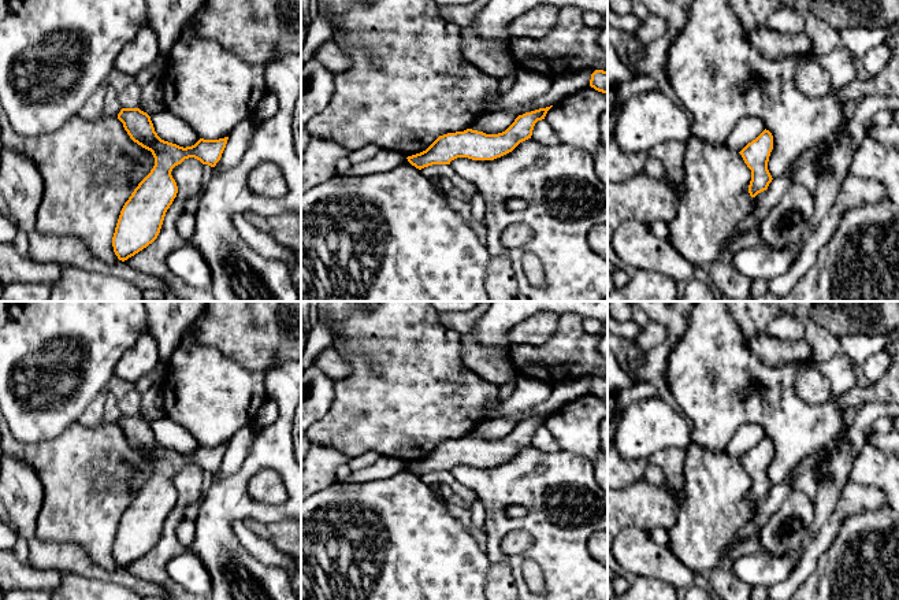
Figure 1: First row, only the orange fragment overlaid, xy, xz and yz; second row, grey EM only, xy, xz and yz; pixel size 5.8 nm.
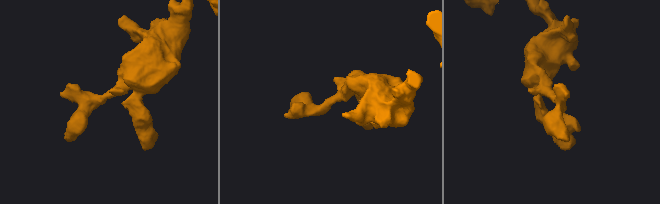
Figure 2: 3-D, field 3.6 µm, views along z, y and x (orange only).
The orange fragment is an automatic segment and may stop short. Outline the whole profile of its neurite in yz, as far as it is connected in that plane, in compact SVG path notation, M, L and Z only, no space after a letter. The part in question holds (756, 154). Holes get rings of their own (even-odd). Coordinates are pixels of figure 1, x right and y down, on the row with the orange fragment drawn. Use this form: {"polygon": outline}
{"polygon": "M765 129L755 140L748 142L739 152L747 167L751 170L751 181L748 185L748 193L751 197L755 197L758 193L766 190L773 179L768 170L772 149L773 136Z"}

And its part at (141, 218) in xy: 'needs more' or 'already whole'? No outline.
already whole

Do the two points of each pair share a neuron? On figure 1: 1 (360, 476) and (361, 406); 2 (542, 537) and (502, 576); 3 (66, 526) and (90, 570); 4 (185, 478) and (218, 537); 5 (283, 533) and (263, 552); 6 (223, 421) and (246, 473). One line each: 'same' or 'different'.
1: different
2: different
3: different
4: different
5: different
6: different

